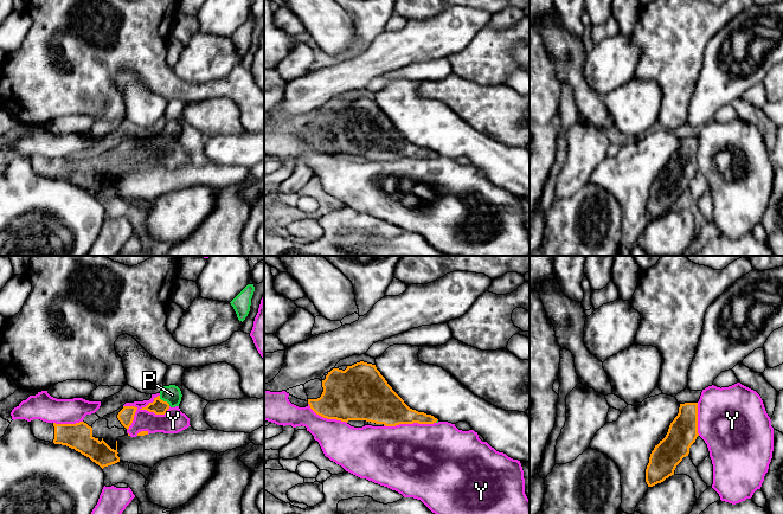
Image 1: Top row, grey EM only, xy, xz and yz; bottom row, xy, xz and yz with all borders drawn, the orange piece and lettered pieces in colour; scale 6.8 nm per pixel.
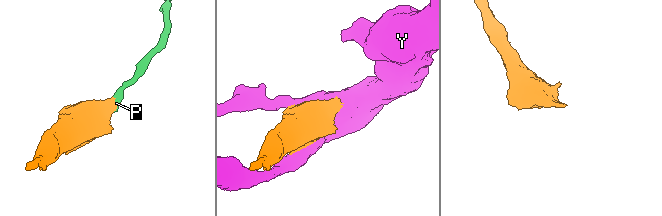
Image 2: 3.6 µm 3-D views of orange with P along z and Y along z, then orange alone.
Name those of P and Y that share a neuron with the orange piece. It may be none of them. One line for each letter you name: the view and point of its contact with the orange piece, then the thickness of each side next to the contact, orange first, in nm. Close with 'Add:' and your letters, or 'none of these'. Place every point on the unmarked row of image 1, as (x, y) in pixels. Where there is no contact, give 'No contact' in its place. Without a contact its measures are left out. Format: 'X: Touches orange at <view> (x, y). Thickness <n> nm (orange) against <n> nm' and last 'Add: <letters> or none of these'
P: Touches orange at xy (162, 135). Thickness 100 nm (orange) against 120 nm
Add: P

